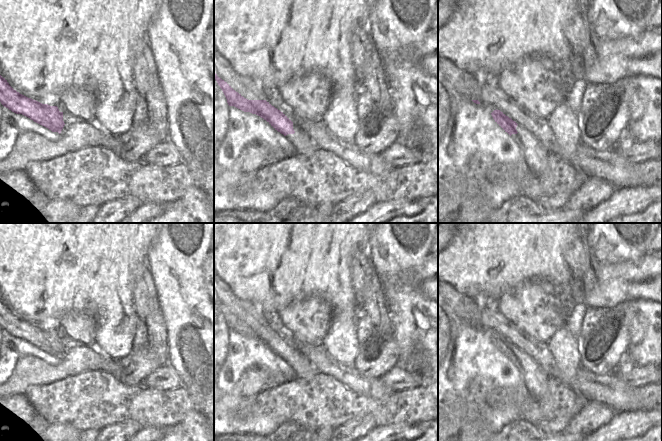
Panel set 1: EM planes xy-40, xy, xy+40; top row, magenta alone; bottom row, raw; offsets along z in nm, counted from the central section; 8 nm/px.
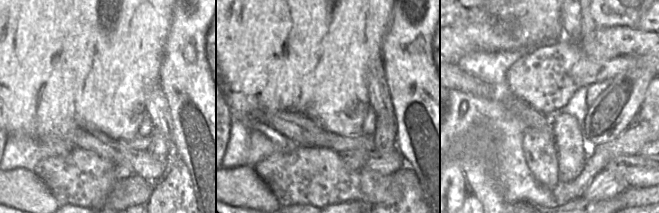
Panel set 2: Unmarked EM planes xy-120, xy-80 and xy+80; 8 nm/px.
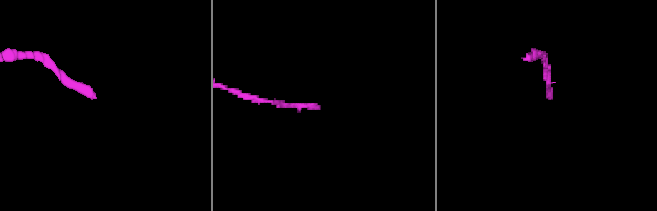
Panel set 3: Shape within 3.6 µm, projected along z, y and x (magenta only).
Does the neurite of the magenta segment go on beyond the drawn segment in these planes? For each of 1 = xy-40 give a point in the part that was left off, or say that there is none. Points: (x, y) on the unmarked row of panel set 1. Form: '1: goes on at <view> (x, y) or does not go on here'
1: goes on at xy-40 (76, 358)

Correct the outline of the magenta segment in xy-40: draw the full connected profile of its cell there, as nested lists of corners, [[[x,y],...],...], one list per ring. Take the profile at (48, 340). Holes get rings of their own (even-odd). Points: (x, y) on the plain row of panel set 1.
[[[0,299],[0,326],[1,328],[16,338],[22,338],[34,346],[48,352],[52,356],[59,357],[59,363],[56,366],[46,364],[32,356],[21,360],[15,369],[15,379],[24,386],[46,386],[70,376],[76,376],[82,372],[106,372],[111,374],[121,369],[123,375],[134,382],[142,382],[142,388],[150,388],[158,392],[168,392],[183,388],[183,383],[170,364],[160,368],[157,367],[153,348],[146,348],[138,352],[133,352],[128,358],[120,361],[112,360],[102,354],[93,346],[87,346],[75,342],[67,337],[60,336],[57,330],[42,328],[36,324],[28,322],[14,314],[7,304]]]

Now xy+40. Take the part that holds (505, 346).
[[[494,334],[491,337],[493,343],[495,344],[495,346],[505,355],[507,356],[510,360],[512,358],[517,358],[517,347],[515,345],[513,345],[511,342],[509,342],[508,340],[506,340],[503,336],[501,336],[500,334]]]

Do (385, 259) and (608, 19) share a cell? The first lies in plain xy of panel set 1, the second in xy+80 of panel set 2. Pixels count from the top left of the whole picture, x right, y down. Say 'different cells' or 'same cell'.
same cell

